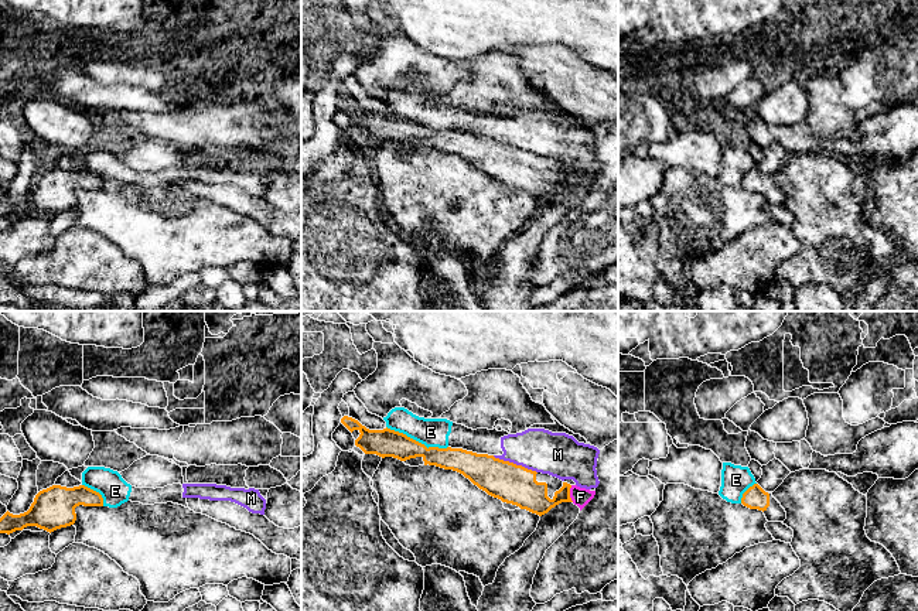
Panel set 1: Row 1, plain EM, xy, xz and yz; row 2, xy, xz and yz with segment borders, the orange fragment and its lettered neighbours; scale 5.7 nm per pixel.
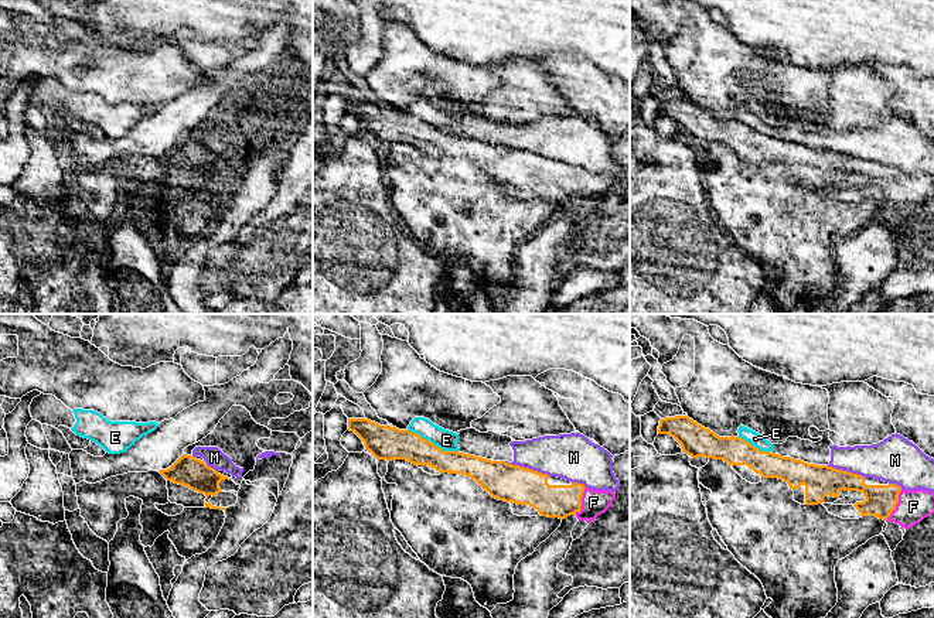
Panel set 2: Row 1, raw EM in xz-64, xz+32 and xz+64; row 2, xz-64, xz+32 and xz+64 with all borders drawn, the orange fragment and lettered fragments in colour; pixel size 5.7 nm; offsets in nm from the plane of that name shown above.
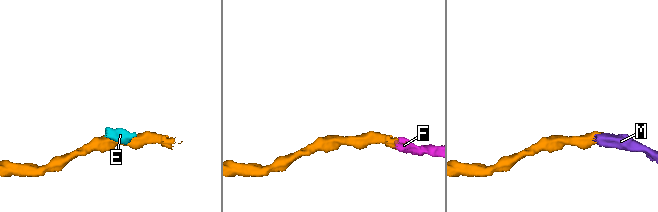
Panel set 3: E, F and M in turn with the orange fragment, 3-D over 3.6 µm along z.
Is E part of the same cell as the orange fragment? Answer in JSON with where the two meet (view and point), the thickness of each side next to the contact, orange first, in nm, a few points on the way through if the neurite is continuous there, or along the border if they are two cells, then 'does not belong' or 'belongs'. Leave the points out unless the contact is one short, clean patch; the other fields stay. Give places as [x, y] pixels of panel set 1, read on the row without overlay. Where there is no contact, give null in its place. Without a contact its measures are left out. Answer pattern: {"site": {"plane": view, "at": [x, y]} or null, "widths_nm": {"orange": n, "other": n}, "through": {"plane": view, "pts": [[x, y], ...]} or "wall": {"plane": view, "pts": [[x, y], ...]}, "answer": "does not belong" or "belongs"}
{"site": {"plane": "xz", "at": [417, 125]}, "widths_nm": {"orange": 160, "other": 160}, "wall": {"plane": "xz", "pts": [[386, 109], [405, 116], [427, 130], [447, 130]]}, "answer": "does not belong"}

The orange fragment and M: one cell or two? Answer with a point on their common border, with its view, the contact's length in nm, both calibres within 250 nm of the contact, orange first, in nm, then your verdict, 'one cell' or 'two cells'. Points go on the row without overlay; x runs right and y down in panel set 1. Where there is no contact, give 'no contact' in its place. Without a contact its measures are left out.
contact xz (515, 147); length 280 nm; calibres 220 and 260 nm; two cells

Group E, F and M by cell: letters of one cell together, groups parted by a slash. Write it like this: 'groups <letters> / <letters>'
groups E M / F

